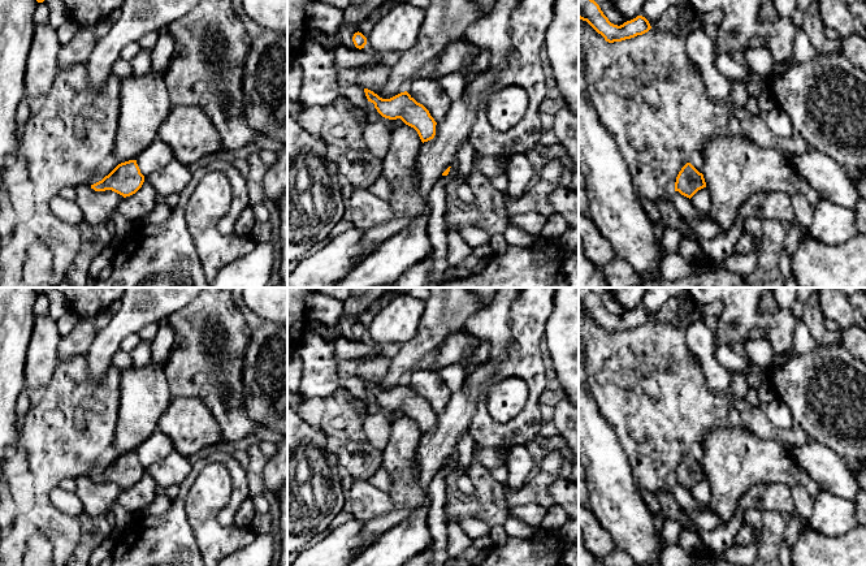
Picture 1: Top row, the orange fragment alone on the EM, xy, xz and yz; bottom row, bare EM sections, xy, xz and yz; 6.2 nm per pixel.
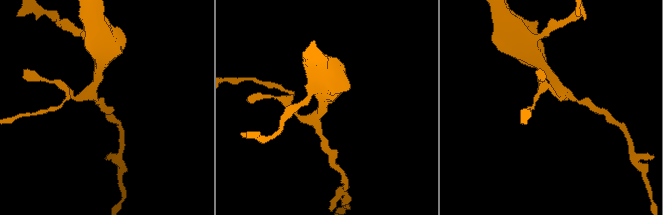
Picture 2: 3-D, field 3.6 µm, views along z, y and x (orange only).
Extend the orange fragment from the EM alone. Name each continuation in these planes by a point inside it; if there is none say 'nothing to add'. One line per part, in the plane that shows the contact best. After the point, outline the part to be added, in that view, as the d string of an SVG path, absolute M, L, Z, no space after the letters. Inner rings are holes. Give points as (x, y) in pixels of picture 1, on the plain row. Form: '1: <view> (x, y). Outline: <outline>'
nothing to add

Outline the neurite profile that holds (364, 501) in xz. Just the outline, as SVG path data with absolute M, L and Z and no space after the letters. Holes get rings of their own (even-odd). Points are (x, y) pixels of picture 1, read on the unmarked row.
M355 479L346 492L346 502L354 519L369 520L373 517L387 514L394 504L387 492L372 487L368 480Z

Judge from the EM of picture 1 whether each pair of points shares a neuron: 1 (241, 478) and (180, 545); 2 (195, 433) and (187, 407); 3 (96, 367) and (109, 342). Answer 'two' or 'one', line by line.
1: one
2: one
3: one

